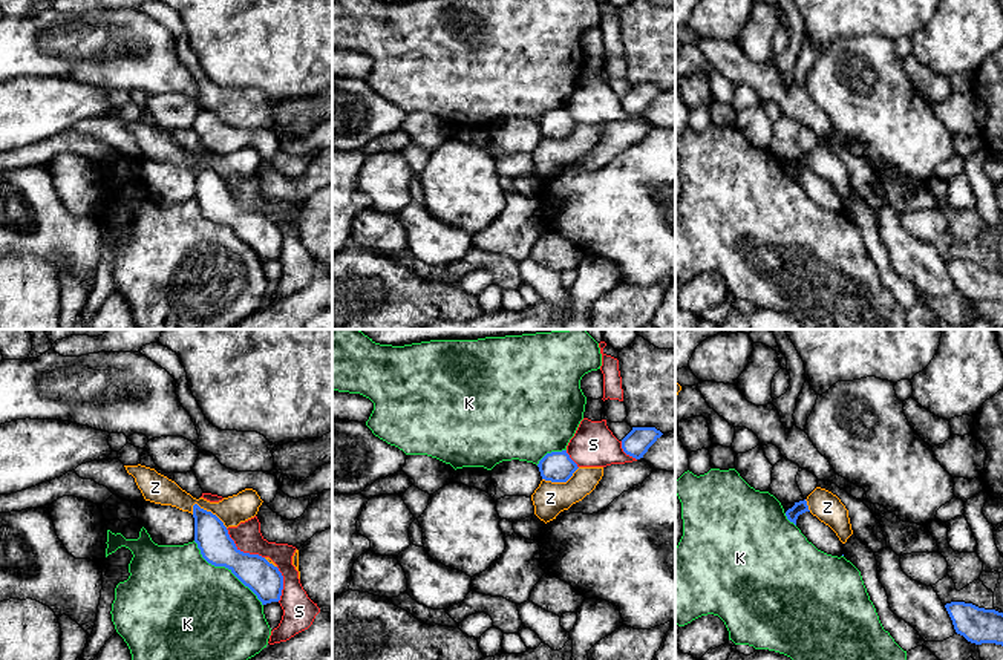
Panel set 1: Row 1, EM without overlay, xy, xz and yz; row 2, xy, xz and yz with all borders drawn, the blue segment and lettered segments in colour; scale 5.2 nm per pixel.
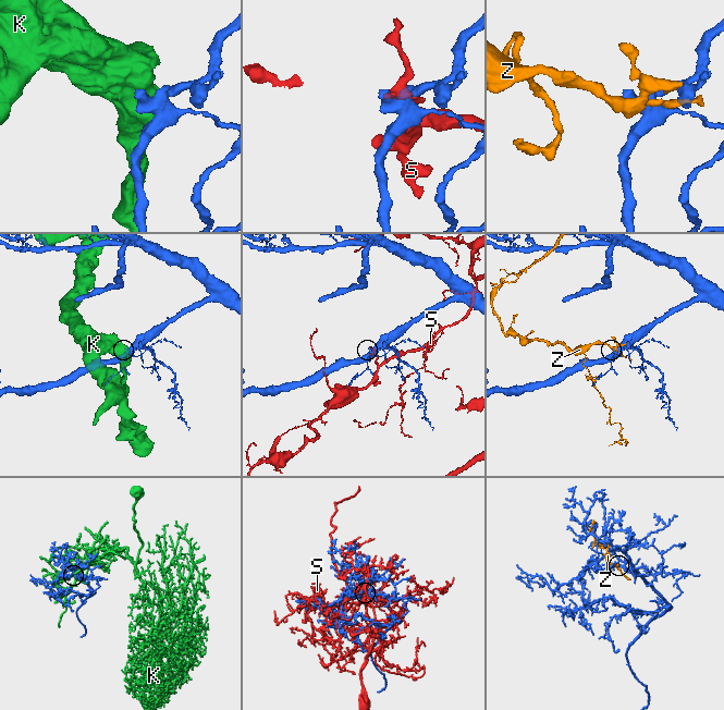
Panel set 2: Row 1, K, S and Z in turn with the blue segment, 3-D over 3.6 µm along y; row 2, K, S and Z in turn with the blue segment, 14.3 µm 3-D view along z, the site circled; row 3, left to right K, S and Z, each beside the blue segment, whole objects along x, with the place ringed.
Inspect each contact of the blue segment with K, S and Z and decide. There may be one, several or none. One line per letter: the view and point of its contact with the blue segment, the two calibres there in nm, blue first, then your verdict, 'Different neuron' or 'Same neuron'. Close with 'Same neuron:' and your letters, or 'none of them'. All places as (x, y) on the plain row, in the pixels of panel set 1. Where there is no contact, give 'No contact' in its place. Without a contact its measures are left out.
K: Touches blue at xy (227, 224). Thickness 180 nm (blue) against 460 nm. Different neuron
S: Touches blue at xy (242, 209). Thickness 180 nm (blue) against 150 nm. Different neuron
Z: Touches blue at xy (210, 169). Thickness 180 nm (blue) against 150 nm. Different neuron
Same neuron: none of them

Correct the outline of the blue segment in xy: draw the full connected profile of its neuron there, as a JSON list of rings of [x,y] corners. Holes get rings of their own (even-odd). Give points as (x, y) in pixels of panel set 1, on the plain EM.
[[[145,158],[138,167],[138,176],[158,202],[184,202],[194,198],[208,221],[228,225],[262,262],[280,257],[283,233],[279,225],[259,211],[240,208],[224,179],[211,168],[198,161],[188,170]]]

